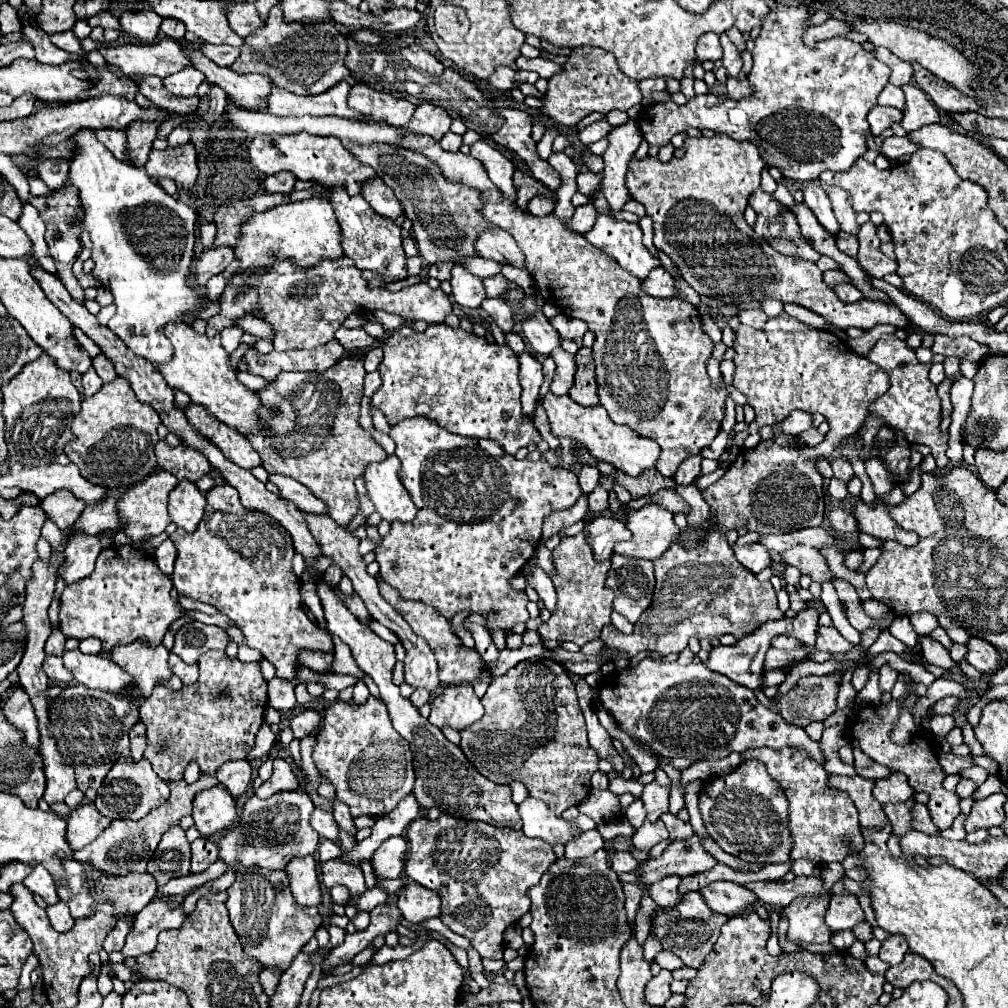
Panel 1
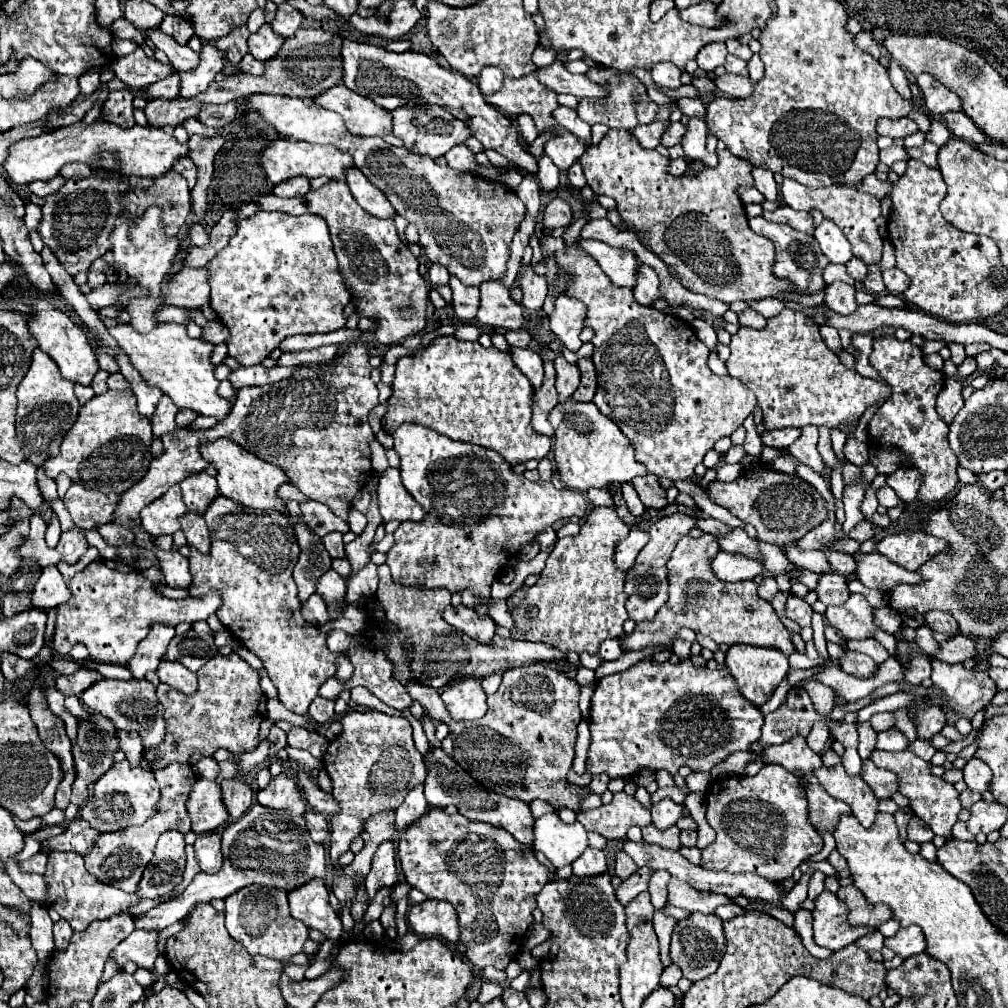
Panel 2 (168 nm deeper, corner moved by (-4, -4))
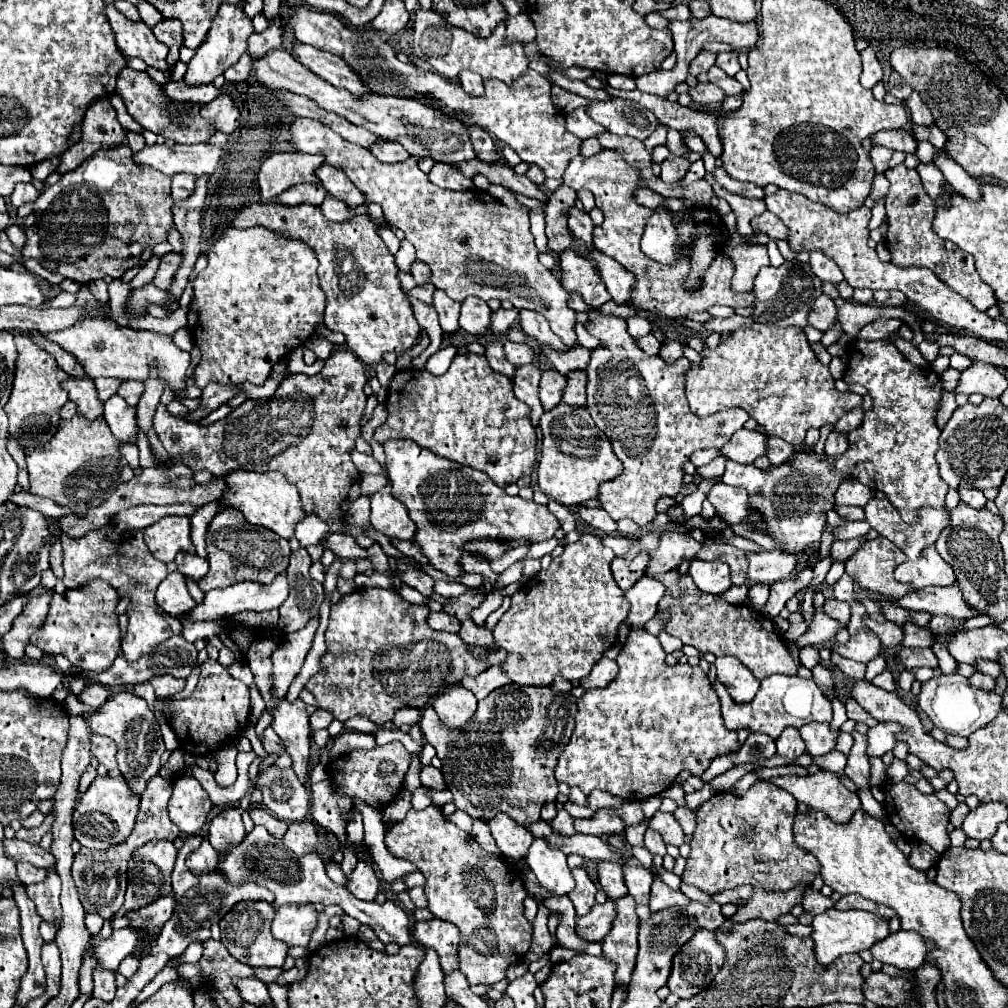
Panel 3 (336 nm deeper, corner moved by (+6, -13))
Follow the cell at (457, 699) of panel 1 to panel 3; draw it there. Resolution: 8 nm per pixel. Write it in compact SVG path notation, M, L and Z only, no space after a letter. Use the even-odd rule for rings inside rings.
M456 685L442 695L438 695L432 701L434 711L438 713L440 721L448 727L462 727L476 711L476 697L464 689L462 685Z

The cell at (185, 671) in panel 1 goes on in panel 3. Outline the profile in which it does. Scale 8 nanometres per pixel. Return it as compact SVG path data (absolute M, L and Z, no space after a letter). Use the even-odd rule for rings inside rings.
M152 677L150 685L156 689L156 697L168 697L168 695L174 695L178 691L184 689L184 679L176 679L176 677Z

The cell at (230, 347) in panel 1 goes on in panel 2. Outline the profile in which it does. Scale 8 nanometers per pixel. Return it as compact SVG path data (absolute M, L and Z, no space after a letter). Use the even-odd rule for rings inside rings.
M210 320L208 328L204 328L202 340L208 340L212 344L220 344L220 342L226 342L228 336L230 336L230 332L226 326L222 326L218 320Z

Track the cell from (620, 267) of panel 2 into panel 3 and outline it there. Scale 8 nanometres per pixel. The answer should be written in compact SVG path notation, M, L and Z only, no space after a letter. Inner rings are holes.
M572 249L562 251L558 259L566 291L578 293L584 299L584 303L590 307L600 307L602 303L612 299L604 289L604 283L600 281L600 275L596 273L594 263L590 259L578 255Z

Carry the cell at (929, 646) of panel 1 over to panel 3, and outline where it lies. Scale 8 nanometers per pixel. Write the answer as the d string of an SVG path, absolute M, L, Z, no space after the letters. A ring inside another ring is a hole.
M958 673L940 675L936 679L922 683L922 691L918 695L918 707L930 717L934 725L944 733L960 735L960 737L968 737L976 729L982 729L984 725L988 725L998 715L1000 701L1002 697L996 691L984 691L984 689L972 691L972 685L968 683L968 679Z

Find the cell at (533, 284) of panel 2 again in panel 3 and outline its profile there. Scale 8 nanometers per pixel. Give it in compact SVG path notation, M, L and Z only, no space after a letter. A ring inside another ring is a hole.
M520 311L520 325L522 331L532 337L534 341L538 341L544 347L550 347L554 351L566 351L566 345L560 341L560 337L556 333L552 333L548 321L544 321L544 317L536 311Z

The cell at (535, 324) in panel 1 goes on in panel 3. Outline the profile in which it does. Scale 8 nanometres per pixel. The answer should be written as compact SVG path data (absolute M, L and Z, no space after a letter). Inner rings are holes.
M468 297L462 301L462 311L460 311L460 329L472 335L486 335L488 333L488 323L490 323L490 307L476 299Z

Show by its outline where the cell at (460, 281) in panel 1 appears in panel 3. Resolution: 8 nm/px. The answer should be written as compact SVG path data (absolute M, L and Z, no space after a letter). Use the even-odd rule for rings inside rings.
M434 291L434 309L438 311L440 327L444 333L458 331L458 315L460 315L460 303L452 301L444 291Z

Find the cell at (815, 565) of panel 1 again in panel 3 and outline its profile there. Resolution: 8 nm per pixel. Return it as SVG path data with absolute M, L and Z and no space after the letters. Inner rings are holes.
M828 599L824 603L824 611L826 611L826 615L830 615L836 621L840 621L842 625L848 625L848 621L850 621L850 605L848 603L842 603L842 601L836 601L836 599Z

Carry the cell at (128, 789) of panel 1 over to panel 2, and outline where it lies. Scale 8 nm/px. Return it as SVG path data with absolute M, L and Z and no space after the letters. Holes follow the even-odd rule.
M120 760L96 782L94 796L86 800L80 816L98 832L116 832L128 826L144 824L156 812L160 798L162 794L158 792L158 782L154 780L152 770L144 770L140 766L132 768L128 760Z

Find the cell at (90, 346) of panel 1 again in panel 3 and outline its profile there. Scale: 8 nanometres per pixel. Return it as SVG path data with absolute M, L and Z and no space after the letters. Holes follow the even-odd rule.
M124 381L120 385L120 389L118 389L118 395L122 399L126 399L128 405L136 407L138 401L140 401L140 397L142 397L142 391L144 391L144 383L140 383L140 381Z

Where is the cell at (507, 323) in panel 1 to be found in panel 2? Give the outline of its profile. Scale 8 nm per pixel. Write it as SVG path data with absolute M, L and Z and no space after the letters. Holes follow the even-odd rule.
M506 330L504 338L508 340L510 346L516 346L516 348L528 348L528 344L532 340L532 336L528 332L520 332L520 330Z

